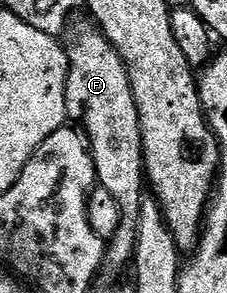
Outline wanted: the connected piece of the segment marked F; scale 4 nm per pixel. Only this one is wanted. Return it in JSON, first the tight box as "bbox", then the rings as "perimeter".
{"bbox":[64,19,147,277],"perimeter":[[[77,19],[64,32],[66,56],[70,62],[70,72],[66,78],[66,114],[71,120],[82,122],[80,127],[90,145],[97,186],[108,189],[108,193],[116,197],[116,205],[122,214],[116,233],[107,242],[101,269],[103,276],[118,277],[134,261],[140,205],[144,198],[142,187],[144,191],[147,186],[140,117],[128,69],[120,53],[106,40],[106,35],[93,19]]]}

